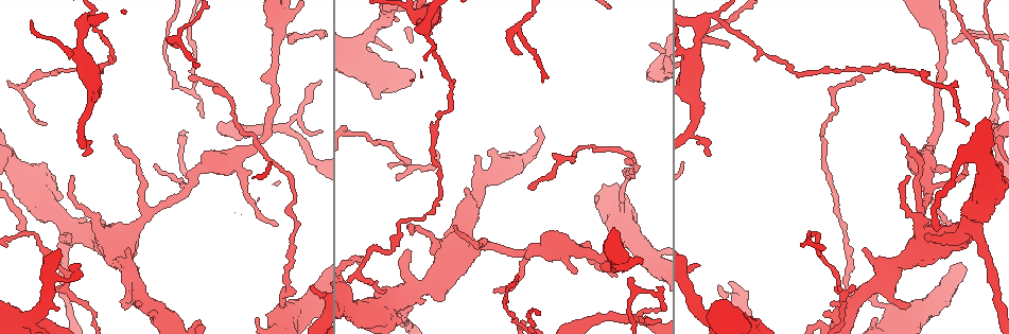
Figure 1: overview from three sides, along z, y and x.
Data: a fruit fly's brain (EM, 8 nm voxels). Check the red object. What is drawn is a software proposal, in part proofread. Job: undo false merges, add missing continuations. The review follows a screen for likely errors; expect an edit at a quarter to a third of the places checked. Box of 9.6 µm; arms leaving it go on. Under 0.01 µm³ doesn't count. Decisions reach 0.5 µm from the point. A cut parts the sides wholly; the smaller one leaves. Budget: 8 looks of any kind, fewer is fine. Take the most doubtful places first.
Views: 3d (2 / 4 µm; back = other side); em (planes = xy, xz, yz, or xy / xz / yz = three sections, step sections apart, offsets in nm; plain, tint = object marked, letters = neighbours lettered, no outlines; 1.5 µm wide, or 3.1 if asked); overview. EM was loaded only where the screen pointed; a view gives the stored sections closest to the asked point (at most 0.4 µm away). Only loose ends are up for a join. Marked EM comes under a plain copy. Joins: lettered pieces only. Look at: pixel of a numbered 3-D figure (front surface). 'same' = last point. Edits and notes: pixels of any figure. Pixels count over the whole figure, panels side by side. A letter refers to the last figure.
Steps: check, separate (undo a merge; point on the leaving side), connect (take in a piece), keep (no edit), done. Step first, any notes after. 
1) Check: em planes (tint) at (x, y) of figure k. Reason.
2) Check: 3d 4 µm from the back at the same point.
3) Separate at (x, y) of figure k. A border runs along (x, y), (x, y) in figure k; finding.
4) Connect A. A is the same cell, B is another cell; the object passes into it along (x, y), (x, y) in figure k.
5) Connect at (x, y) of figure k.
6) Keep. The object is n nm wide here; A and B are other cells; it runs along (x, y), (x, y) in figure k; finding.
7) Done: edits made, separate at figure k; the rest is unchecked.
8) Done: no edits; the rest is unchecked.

Check: em planes (letters) at (115, 134) of figure 1. Thin end.

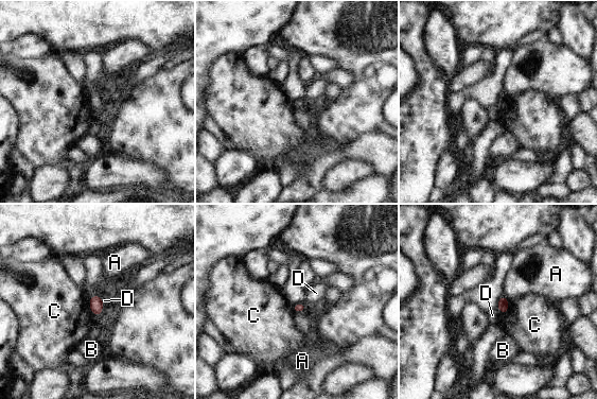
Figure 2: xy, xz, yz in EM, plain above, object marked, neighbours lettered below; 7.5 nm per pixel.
Keep. The longest contact is with C, 130 nm; A, B, C and D are other cells; a border runs along (304, 310), (296, 313) in figure 2; no lettered piece goes on from it.

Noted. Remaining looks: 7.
Check: 3d 2 µm at (699, 266) of figure 1. Tapers out.

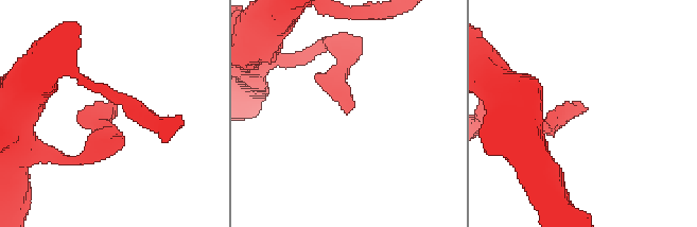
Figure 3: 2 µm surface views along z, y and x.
Check: em planes (tint) at (110, 113) of figure 3.

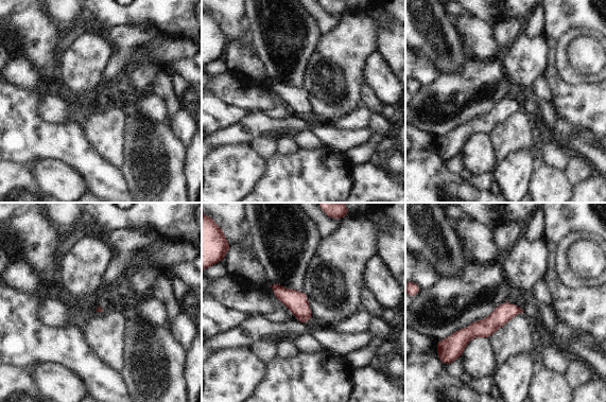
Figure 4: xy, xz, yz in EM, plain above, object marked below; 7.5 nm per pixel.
Check: em planes (letters) at the same point.

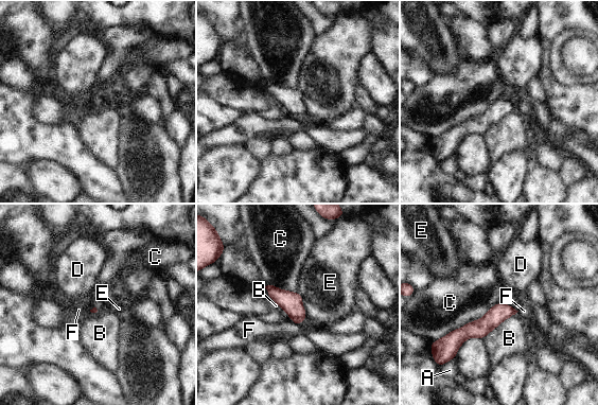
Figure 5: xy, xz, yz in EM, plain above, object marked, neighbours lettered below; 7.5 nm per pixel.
Keep. The longest contact is with C, 600 nm; A, B, C, D, E and F are other cells; none of them fits.

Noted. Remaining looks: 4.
Check: em planes (letters) at (17, 227) of figure 1. Branch stops here.

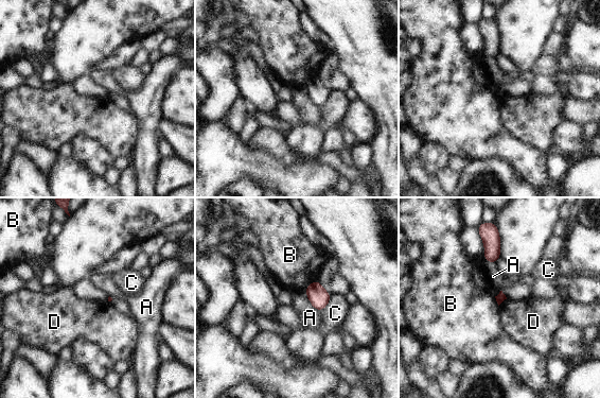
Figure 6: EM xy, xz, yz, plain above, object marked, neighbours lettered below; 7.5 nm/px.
Keep. A, B, C and D are other cells; none of them fits.

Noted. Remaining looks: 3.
Done: no edits; the rest is unchecked.

